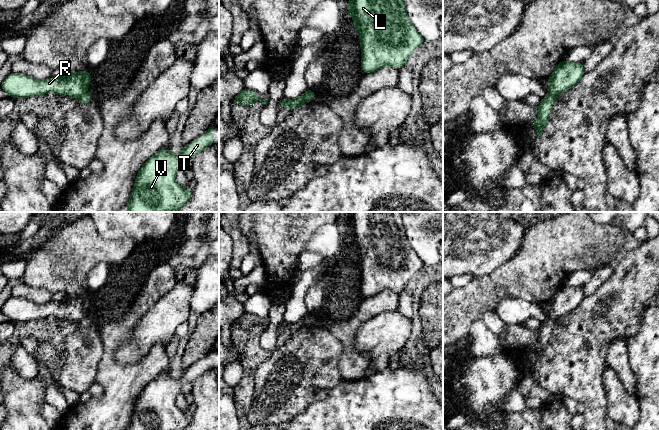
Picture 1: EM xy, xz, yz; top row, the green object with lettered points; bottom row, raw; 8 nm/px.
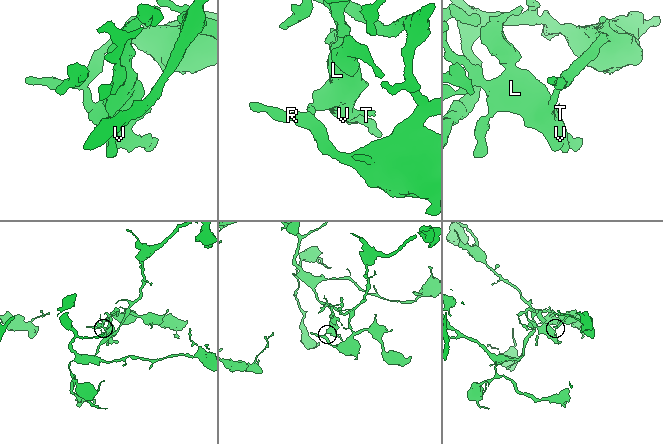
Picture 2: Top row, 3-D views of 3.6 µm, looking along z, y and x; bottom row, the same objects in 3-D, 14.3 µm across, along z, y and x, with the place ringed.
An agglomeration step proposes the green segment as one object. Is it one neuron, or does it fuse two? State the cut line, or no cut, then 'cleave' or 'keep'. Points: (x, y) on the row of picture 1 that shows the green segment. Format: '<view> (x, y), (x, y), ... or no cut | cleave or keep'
xy (86, 91), (77, 98) | cleave

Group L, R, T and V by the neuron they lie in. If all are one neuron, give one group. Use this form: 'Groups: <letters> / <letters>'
Groups: L T V / R

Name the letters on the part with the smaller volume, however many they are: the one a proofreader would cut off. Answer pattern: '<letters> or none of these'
L, T, V

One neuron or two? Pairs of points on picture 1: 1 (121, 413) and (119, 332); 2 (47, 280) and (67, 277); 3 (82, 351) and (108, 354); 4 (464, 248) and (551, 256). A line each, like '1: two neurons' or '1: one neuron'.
1: one neuron
2: one neuron
3: two neurons
4: two neurons

